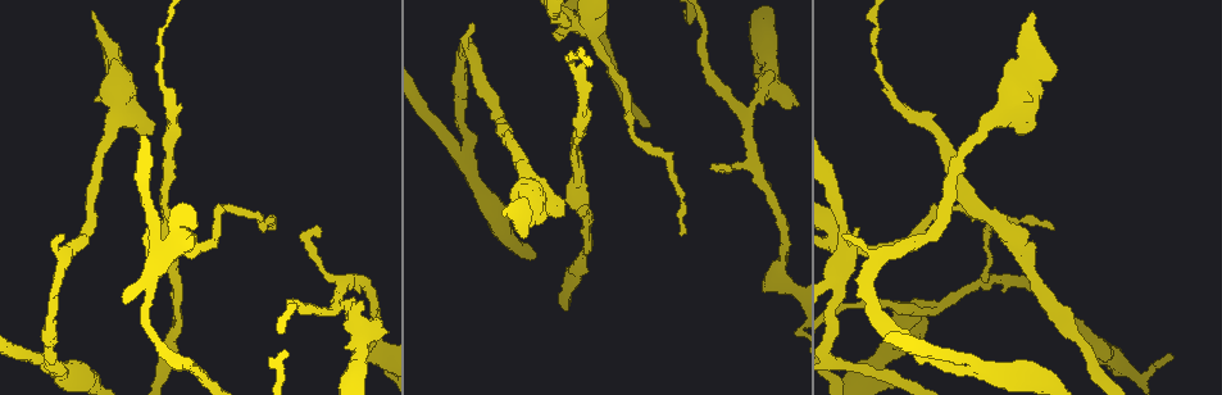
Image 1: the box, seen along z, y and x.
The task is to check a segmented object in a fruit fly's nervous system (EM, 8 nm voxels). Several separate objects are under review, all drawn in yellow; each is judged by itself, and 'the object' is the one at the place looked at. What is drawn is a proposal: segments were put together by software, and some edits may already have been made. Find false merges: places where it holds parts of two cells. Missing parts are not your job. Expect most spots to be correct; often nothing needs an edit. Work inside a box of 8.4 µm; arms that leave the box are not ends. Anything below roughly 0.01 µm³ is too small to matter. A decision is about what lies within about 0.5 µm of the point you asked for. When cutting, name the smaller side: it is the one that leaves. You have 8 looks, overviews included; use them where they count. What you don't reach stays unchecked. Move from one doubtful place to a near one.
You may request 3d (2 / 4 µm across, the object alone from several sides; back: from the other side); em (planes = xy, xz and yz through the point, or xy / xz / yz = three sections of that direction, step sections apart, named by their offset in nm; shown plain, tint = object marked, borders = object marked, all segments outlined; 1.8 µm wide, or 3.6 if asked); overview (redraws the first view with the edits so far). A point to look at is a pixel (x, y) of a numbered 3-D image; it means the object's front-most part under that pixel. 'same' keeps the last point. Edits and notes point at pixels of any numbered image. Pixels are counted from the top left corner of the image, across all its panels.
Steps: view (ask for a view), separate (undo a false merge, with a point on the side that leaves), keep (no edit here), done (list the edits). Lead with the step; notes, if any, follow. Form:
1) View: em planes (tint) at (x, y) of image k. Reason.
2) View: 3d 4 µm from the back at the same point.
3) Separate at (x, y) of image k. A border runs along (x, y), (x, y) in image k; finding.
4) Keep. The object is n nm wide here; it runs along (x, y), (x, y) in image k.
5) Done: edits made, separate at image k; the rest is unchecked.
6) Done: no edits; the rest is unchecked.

View: em planes (tint) at (1023, 122) of image 1. Sharp bend.

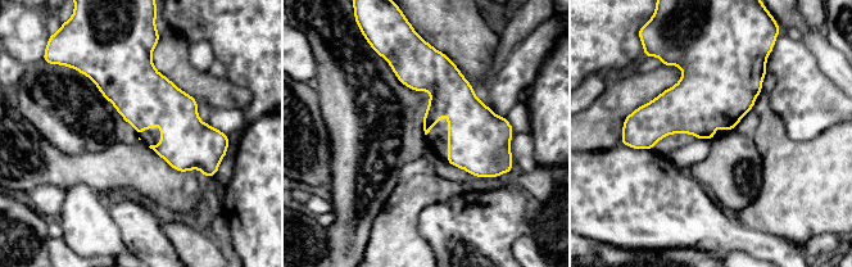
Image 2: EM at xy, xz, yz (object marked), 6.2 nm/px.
Keep. One cell here.

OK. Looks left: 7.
View: 3d 4 µm from the back at (168, 255) of image 1. Calibre changes.

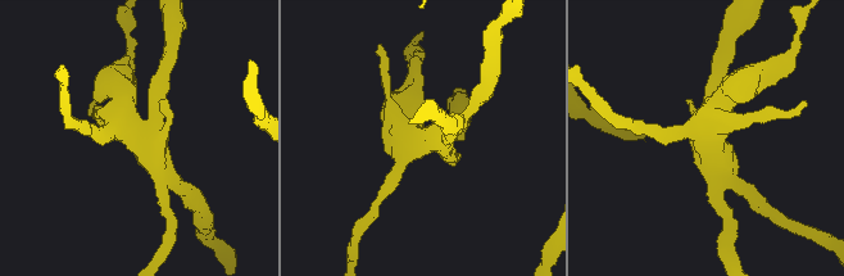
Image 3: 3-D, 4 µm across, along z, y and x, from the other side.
View: em xy step 4 (tint) at (133, 134) of image 3.

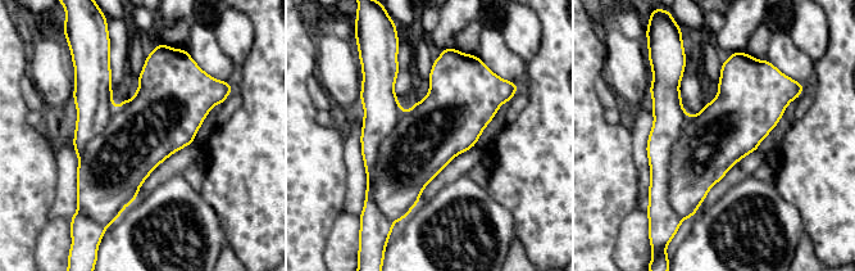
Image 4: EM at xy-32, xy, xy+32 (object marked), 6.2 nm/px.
View: em planes (tint) at the same point. Cut it another way.

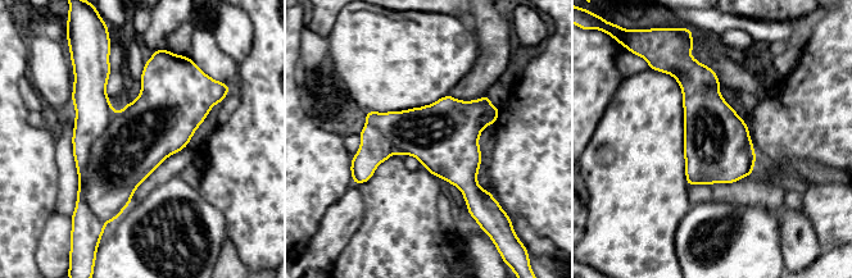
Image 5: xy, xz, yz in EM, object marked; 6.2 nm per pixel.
Separate at (126, 154) of image 5. The object is 440 nm wide here; a border runs along (113, 112), (80, 181), (91, 212) in image 5; two cells meet here.

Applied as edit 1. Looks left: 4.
View: overview.

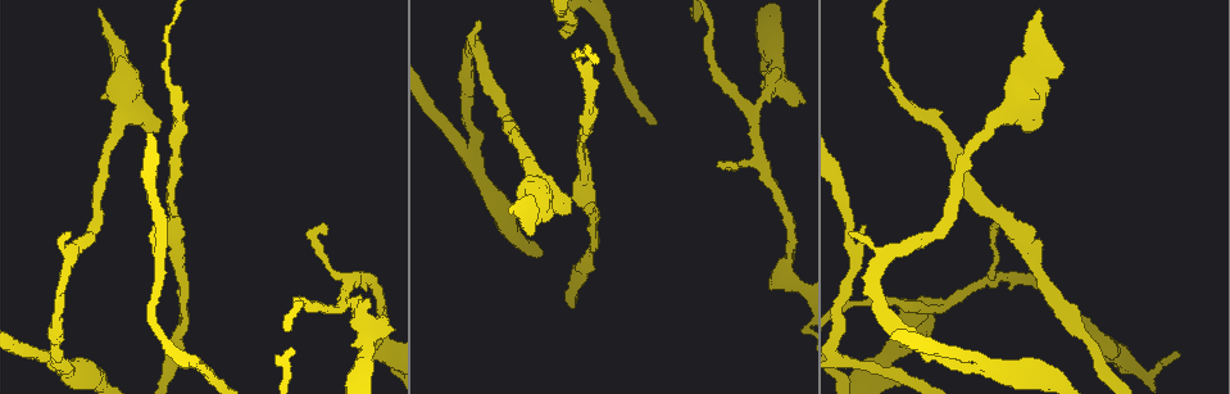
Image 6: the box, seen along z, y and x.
View: em planes (tint) at (985, 369) of image 6. Arms run side by side.

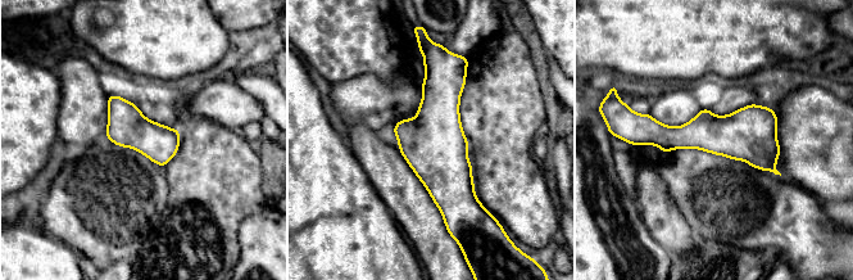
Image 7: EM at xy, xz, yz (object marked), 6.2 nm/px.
Keep. Continuous, no second cell.

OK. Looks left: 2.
View: em xy step 4 (plain) at (173, 220) of image 6. Thick turns thin.

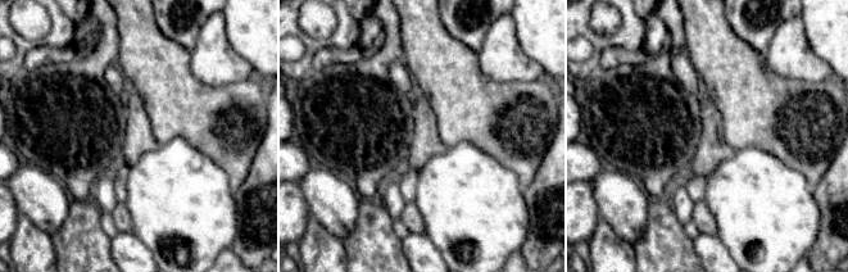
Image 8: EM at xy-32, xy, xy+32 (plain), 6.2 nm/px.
View: em xy step 4 (borders) at the same point.

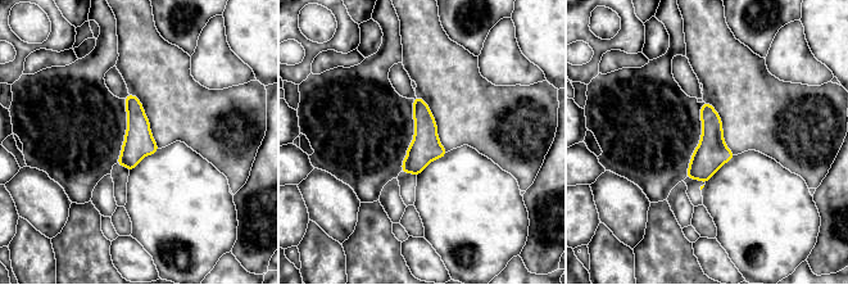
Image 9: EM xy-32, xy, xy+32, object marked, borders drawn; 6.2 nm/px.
Keep. All the same cell.

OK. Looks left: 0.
Done: edits made, separate at image 5; the rest is unchecked.

